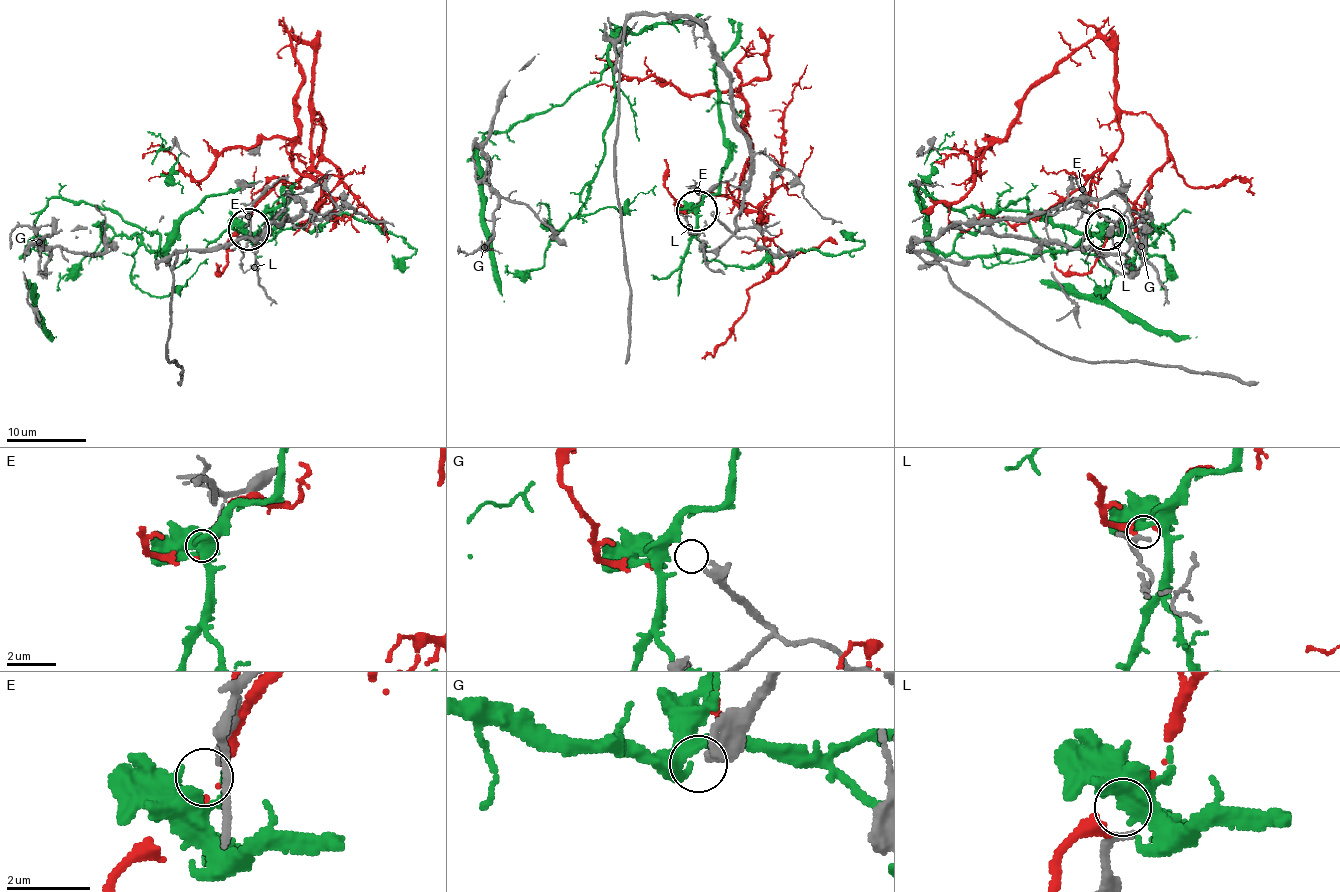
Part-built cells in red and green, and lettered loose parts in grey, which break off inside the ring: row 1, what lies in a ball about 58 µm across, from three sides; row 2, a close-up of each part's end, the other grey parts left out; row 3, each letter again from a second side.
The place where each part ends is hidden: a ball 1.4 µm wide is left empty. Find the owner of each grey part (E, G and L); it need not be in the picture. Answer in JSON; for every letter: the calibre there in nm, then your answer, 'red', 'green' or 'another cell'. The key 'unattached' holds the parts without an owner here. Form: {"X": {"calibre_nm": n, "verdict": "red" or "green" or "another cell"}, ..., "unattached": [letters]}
{"E": {"calibre_nm": 110, "verdict": "green"}, "G": {"calibre_nm": 400, "verdict": "another cell"}, "L": {"calibre_nm": 200, "verdict": "red"}, "unattached": ["G"]}

